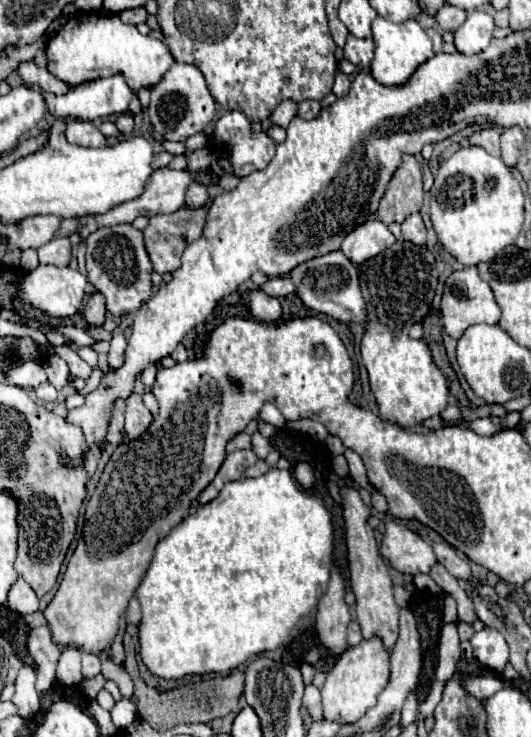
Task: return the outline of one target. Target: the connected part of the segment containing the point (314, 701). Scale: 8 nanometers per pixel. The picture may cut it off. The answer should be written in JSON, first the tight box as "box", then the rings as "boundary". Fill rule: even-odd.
{"box":[304,684,322,720],"boundary":[[[308,684],[306,686],[306,692],[304,692],[304,706],[308,708],[310,716],[314,720],[322,720],[322,704],[320,704],[320,690],[314,686],[314,684]]]}

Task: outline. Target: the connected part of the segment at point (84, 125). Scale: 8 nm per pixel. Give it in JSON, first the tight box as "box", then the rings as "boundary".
{"box":[66,120,106,148],"boundary":[[[70,120],[68,122],[66,138],[78,146],[92,146],[92,148],[104,148],[106,146],[106,136],[92,122],[82,122],[82,120]]]}

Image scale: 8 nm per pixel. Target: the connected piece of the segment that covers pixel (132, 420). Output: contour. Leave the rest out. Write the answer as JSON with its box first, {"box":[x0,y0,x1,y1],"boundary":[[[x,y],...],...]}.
{"box":[124,394,152,440],"boundary":[[[132,394],[128,398],[128,406],[126,406],[126,426],[124,426],[126,434],[134,440],[148,430],[150,422],[152,422],[152,416],[150,416],[150,410],[144,406],[142,396]]]}

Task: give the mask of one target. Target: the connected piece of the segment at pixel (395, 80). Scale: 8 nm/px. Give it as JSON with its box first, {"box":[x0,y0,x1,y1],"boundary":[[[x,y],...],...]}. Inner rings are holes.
{"box":[372,16,434,86],"boundary":[[[378,16],[374,20],[374,36],[372,38],[376,42],[376,56],[374,56],[374,64],[372,64],[372,76],[382,86],[404,86],[412,78],[412,74],[424,62],[428,62],[434,56],[432,42],[416,20],[408,20],[406,24],[394,24],[394,22]]]}

